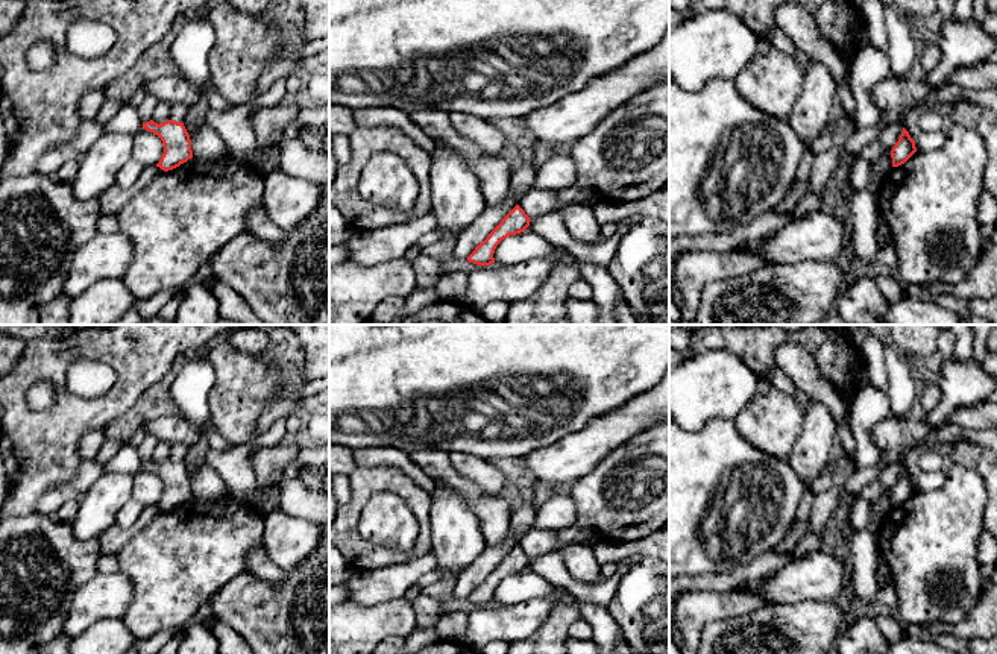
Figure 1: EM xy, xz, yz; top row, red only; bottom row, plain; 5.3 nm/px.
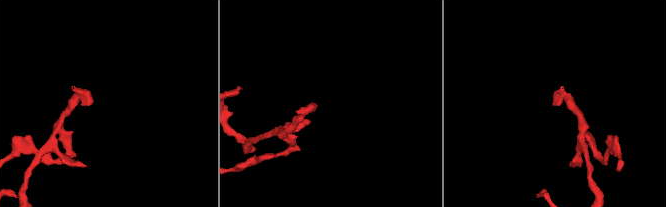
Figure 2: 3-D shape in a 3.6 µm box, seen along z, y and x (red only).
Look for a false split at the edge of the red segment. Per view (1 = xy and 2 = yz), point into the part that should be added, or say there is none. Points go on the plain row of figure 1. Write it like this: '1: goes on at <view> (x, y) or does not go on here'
1: does not go on here
2: does not go on here

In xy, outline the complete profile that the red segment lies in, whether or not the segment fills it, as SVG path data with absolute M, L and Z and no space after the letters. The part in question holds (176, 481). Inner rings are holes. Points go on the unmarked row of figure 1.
M150 460L143 463L143 469L158 475L164 484L164 493L156 504L161 510L173 510L193 498L191 479L184 463L167 460L158 464Z

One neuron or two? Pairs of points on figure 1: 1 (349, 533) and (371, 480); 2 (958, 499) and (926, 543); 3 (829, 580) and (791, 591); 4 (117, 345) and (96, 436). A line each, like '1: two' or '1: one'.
1: one
2: one
3: one
4: two

